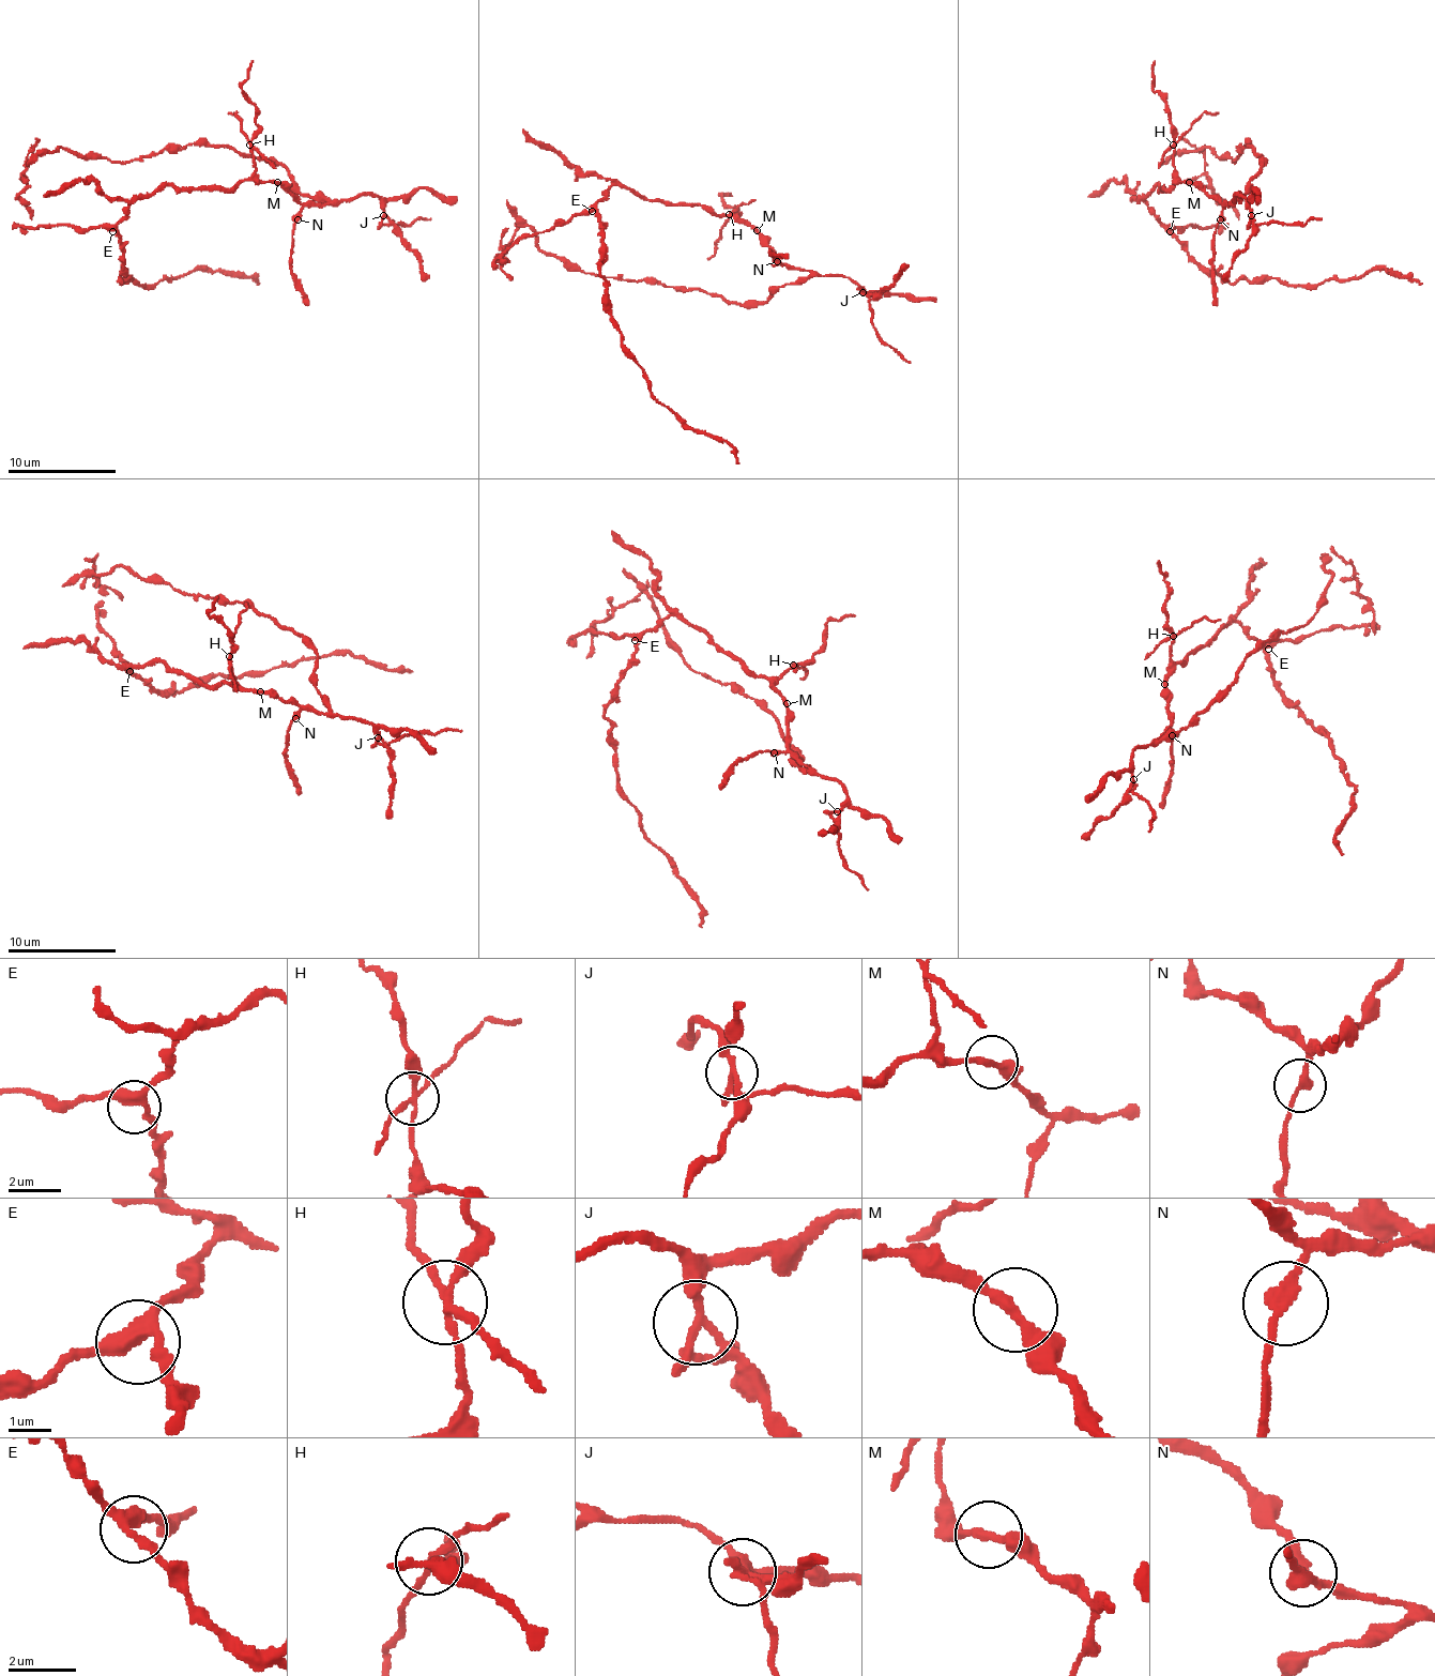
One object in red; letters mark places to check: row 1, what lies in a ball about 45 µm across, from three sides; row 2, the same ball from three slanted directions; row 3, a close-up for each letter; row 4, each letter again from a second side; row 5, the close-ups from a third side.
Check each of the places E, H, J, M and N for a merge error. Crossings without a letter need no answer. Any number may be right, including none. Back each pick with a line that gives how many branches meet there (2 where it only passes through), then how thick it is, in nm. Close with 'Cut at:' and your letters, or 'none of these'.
H: Branches: 4. Thickness 200 nm
J: Branches: 3. Thickness 190 nm
N: Branches: 2. Thickness 280 nm
Cut at: H, J, N

